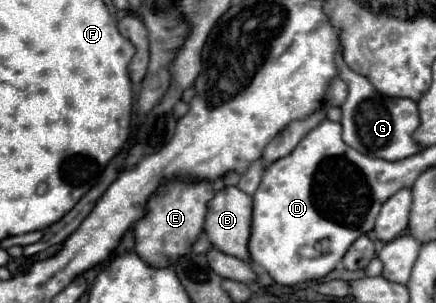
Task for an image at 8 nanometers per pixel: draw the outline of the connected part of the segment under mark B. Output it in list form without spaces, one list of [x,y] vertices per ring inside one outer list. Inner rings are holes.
[[[223,187],[215,197],[207,203],[207,217],[205,217],[205,233],[209,241],[223,253],[233,255],[237,259],[247,261],[249,251],[247,251],[247,241],[249,241],[249,221],[251,221],[251,211],[253,211],[253,199],[251,195],[243,193],[237,187]]]

